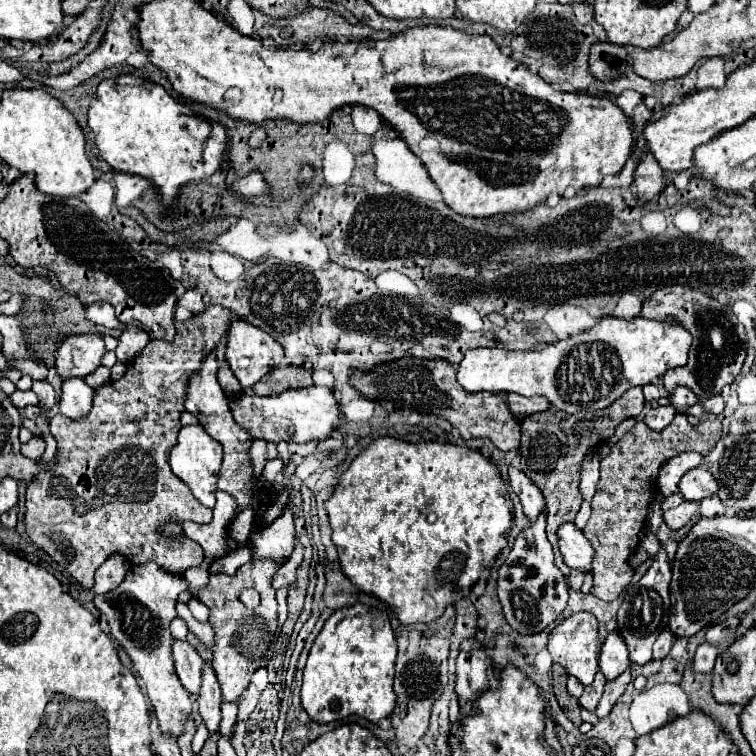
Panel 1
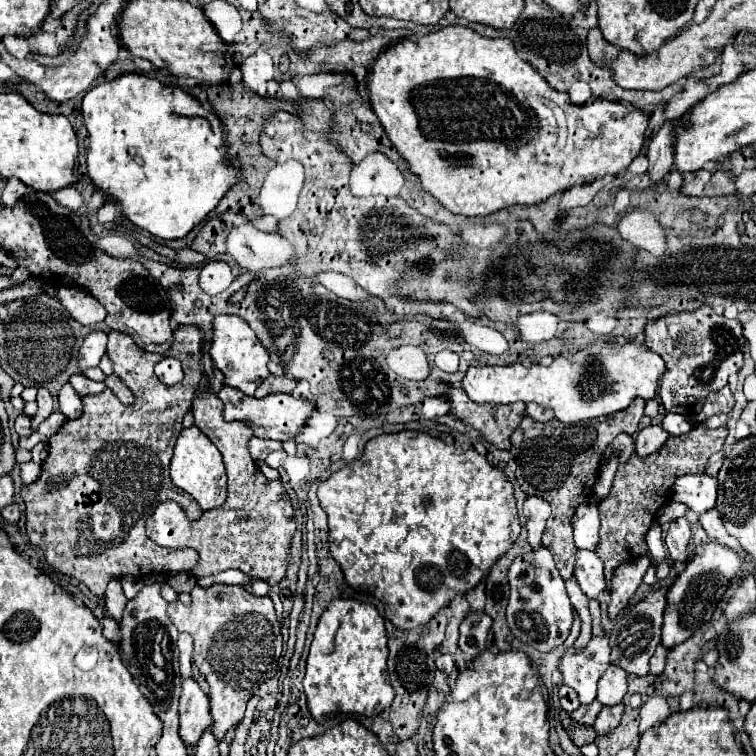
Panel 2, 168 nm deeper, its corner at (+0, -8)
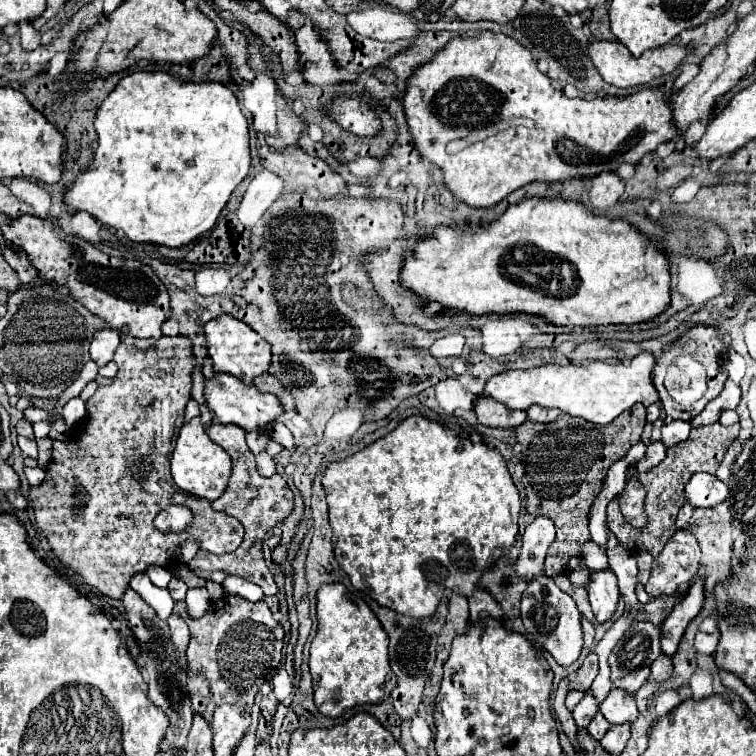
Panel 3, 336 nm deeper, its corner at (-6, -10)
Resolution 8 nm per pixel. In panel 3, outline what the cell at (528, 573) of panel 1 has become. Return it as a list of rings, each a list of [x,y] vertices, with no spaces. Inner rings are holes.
[[[538,574],[538,578],[532,578],[522,594],[522,602],[520,602],[520,616],[524,622],[526,632],[532,636],[532,640],[546,648],[554,660],[560,666],[570,666],[582,650],[582,626],[580,626],[580,610],[576,606],[576,602],[572,600],[570,594],[566,594],[564,590],[560,590],[554,582],[554,578],[546,576],[546,574]]]

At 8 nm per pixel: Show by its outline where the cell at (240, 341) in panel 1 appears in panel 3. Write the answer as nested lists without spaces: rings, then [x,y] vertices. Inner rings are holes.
[[[218,316],[204,326],[204,334],[208,340],[208,356],[212,358],[214,372],[230,374],[242,378],[242,382],[254,382],[254,378],[268,372],[270,366],[270,344],[260,338],[246,322],[236,320],[234,316]]]

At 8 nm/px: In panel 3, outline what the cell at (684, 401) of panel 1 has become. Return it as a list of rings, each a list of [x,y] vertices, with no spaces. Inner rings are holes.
[[[672,420],[668,424],[664,424],[662,428],[662,442],[666,446],[672,446],[672,444],[678,444],[682,440],[688,438],[688,432],[690,432],[690,422],[684,422],[684,420]]]

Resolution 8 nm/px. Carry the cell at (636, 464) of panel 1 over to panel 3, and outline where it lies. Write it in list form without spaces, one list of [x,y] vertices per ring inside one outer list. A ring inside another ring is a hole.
[[[720,422],[710,424],[710,426],[692,428],[688,440],[684,440],[684,442],[680,442],[676,446],[670,446],[666,458],[658,466],[654,466],[654,470],[648,470],[648,474],[640,474],[634,464],[628,466],[626,478],[630,478],[630,474],[634,474],[638,478],[638,482],[644,486],[644,490],[646,490],[646,516],[648,516],[648,524],[642,526],[642,528],[630,526],[624,520],[622,512],[620,512],[620,494],[614,496],[610,500],[610,504],[608,504],[608,526],[616,534],[618,544],[628,548],[632,554],[644,550],[644,552],[652,554],[652,558],[658,558],[662,546],[666,546],[666,542],[670,540],[670,534],[674,534],[674,530],[676,530],[676,514],[678,514],[678,510],[686,502],[686,498],[684,498],[686,482],[696,472],[716,474],[716,468],[720,466],[728,446],[736,440],[738,430],[740,430],[740,424],[722,426]]]

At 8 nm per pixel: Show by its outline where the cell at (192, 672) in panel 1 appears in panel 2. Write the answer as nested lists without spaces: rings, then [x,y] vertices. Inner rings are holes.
[[[194,678],[184,680],[180,698],[180,738],[188,746],[196,746],[210,724],[212,716],[208,712],[208,696]]]

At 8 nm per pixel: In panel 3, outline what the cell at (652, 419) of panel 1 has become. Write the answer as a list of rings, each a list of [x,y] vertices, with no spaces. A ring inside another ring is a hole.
[[[658,440],[658,442],[652,442],[652,444],[648,446],[644,458],[638,462],[638,470],[640,470],[640,472],[646,472],[646,470],[650,470],[652,466],[660,464],[664,458],[666,458],[666,446],[664,446],[664,442],[660,442],[660,440]]]

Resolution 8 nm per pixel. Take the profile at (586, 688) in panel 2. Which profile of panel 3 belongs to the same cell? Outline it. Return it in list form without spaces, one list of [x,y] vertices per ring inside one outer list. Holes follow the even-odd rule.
[[[584,690],[584,698],[580,700],[580,704],[572,712],[572,716],[576,720],[576,726],[586,728],[588,722],[596,716],[596,712],[598,712],[598,700],[594,698],[592,690]]]

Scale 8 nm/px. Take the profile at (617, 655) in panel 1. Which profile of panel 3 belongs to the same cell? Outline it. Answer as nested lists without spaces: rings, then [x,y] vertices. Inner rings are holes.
[[[612,688],[604,702],[600,704],[600,712],[606,716],[610,724],[624,724],[624,722],[634,722],[638,716],[636,710],[636,700],[632,694],[626,694],[624,690]]]

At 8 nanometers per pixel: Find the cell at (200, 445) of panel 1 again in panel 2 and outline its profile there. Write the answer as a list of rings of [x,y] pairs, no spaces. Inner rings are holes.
[[[196,426],[182,428],[182,432],[178,434],[174,456],[170,462],[170,478],[176,488],[194,496],[202,510],[218,508],[226,500],[226,472],[224,472],[222,454],[208,440],[208,436],[202,434]]]

